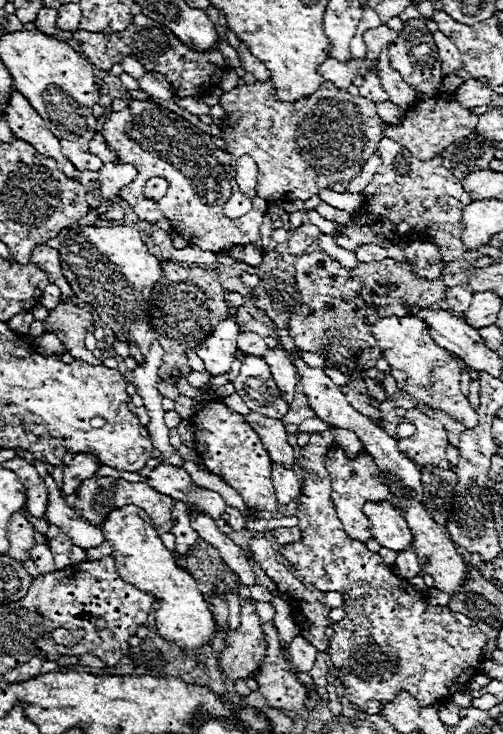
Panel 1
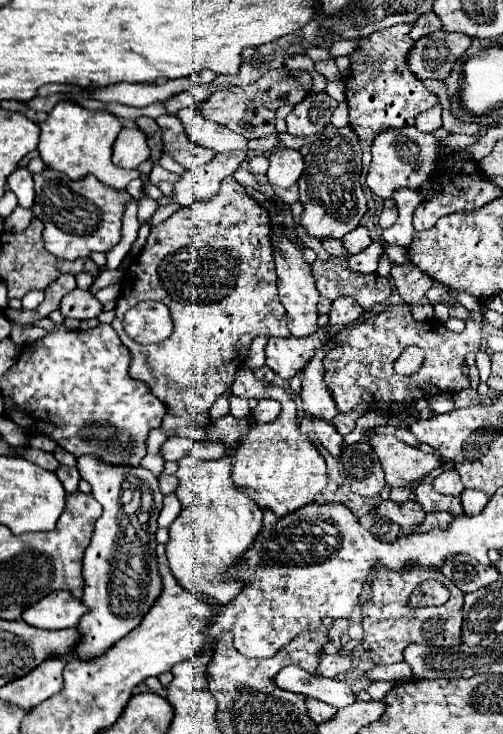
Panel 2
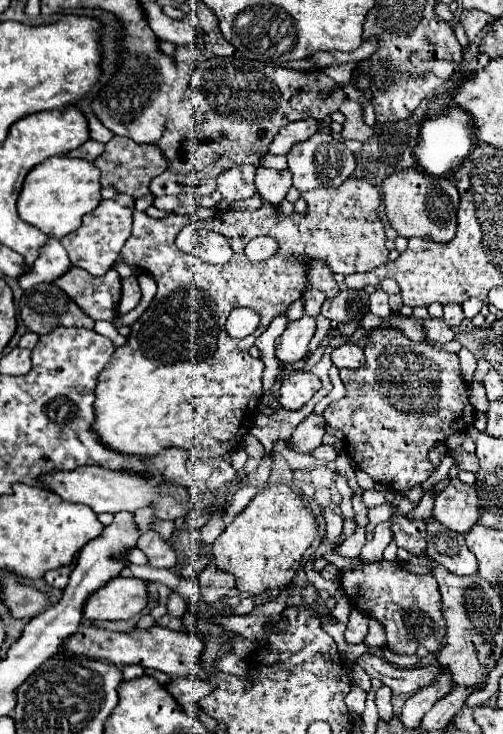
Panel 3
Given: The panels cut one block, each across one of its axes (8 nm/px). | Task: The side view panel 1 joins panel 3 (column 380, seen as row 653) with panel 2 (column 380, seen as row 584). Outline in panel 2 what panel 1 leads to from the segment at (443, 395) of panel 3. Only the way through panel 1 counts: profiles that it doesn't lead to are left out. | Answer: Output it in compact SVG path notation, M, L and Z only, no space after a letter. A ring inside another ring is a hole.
M410 262L394 266L392 278L405 303L402 306L388 306L382 314L376 314L358 326L342 328L336 334L342 346L330 350L324 358L324 382L336 402L338 414L346 414L358 406L364 410L388 412L392 404L414 404L420 400L420 392L460 392L470 386L468 376L462 372L462 364L468 352L478 352L482 346L484 312L474 310L466 320L464 332L448 332L440 322L416 322L412 318L411 307L425 298L433 280ZM410 344L424 348L422 368L412 376L398 376L394 372L394 362Z

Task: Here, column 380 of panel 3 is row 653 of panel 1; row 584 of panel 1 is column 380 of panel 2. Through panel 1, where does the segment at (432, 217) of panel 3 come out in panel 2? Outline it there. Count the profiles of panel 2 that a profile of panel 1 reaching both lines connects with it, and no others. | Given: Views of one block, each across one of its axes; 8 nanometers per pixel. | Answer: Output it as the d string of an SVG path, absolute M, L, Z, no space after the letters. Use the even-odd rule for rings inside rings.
M414 126L380 132L372 144L372 164L366 178L368 188L388 200L400 188L420 188L436 170L440 158L440 142L432 134L422 134Z

